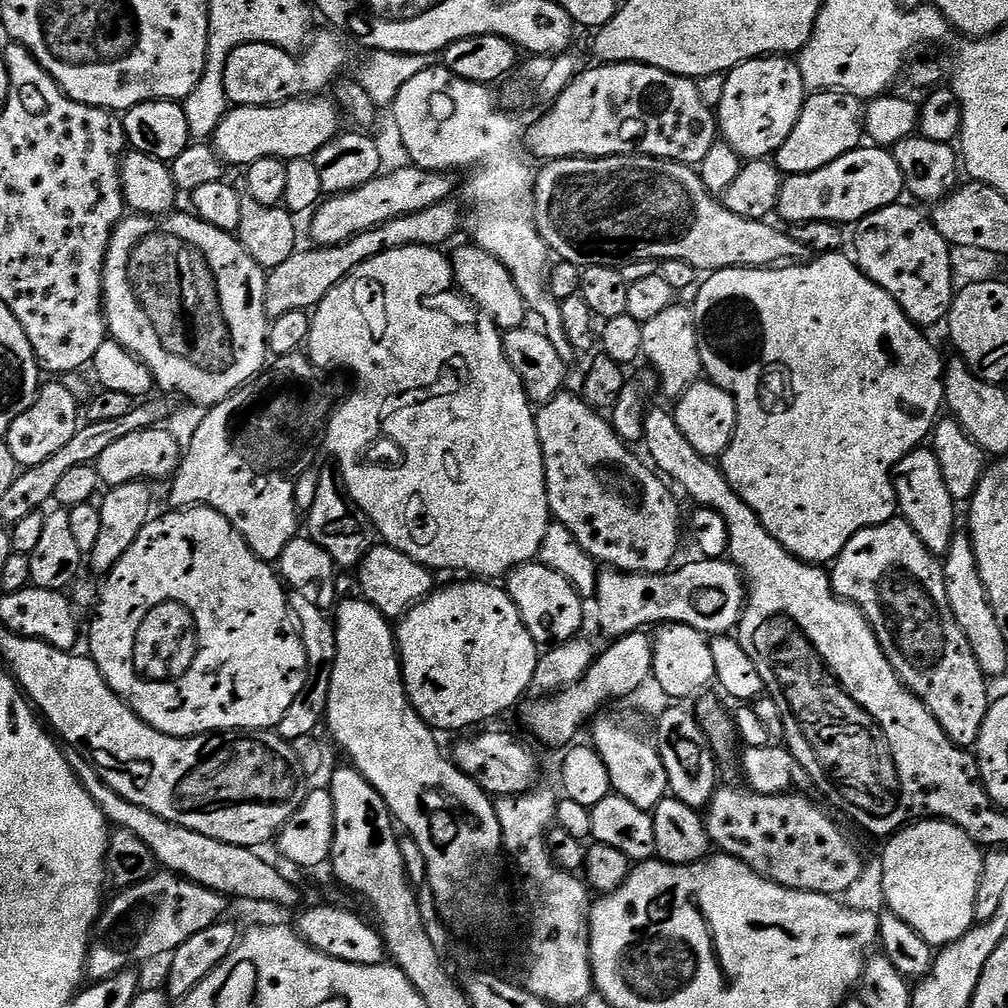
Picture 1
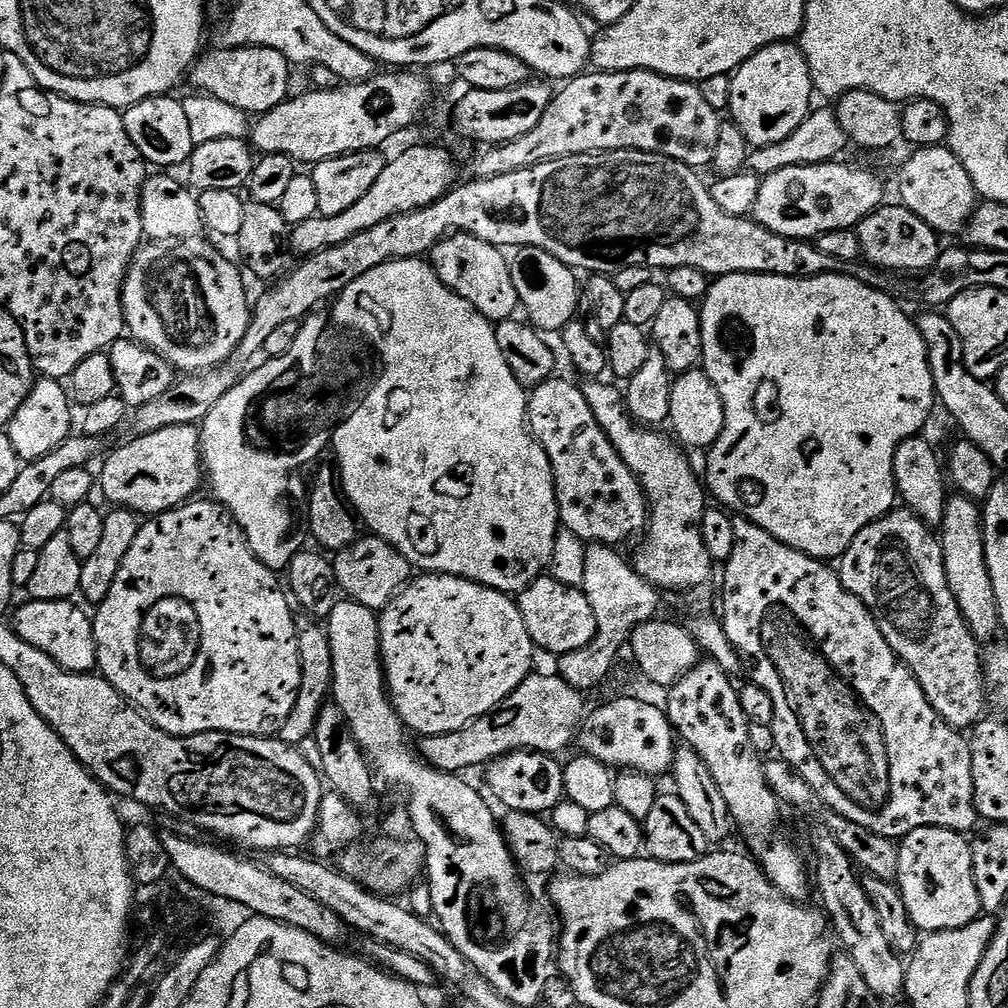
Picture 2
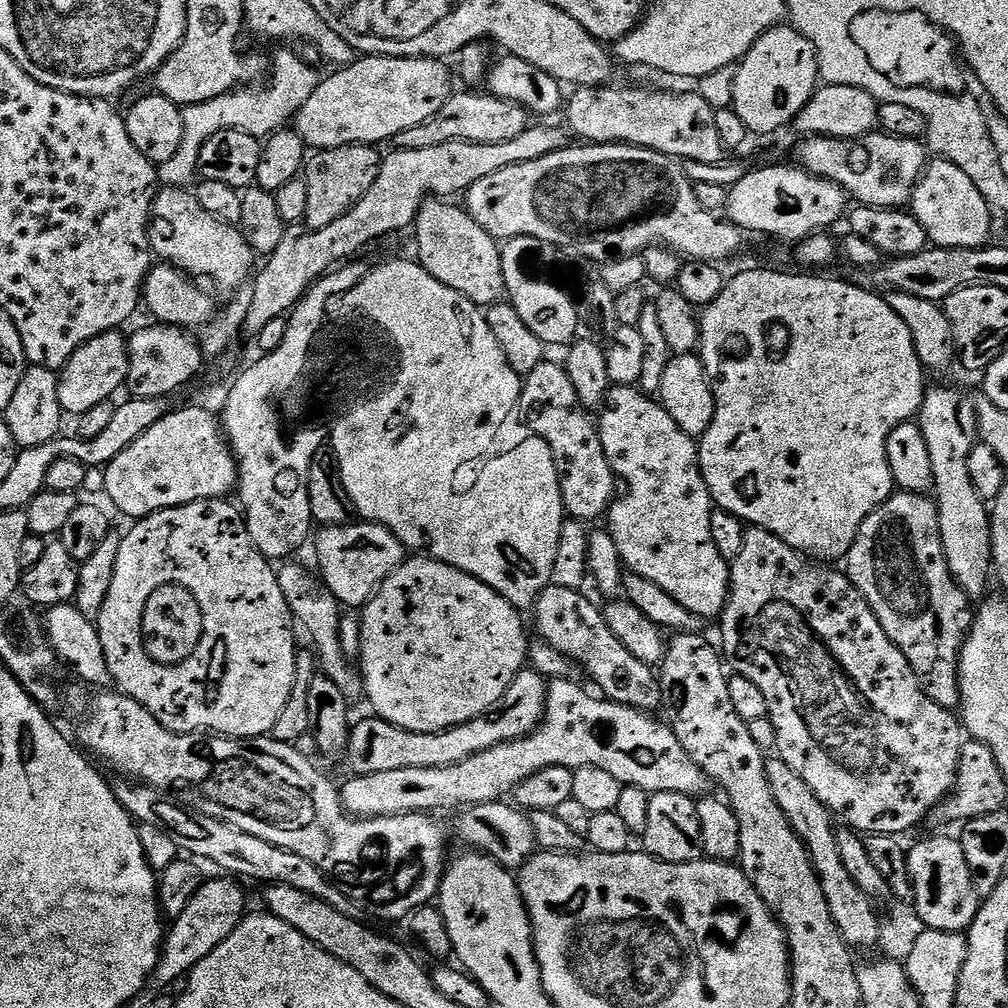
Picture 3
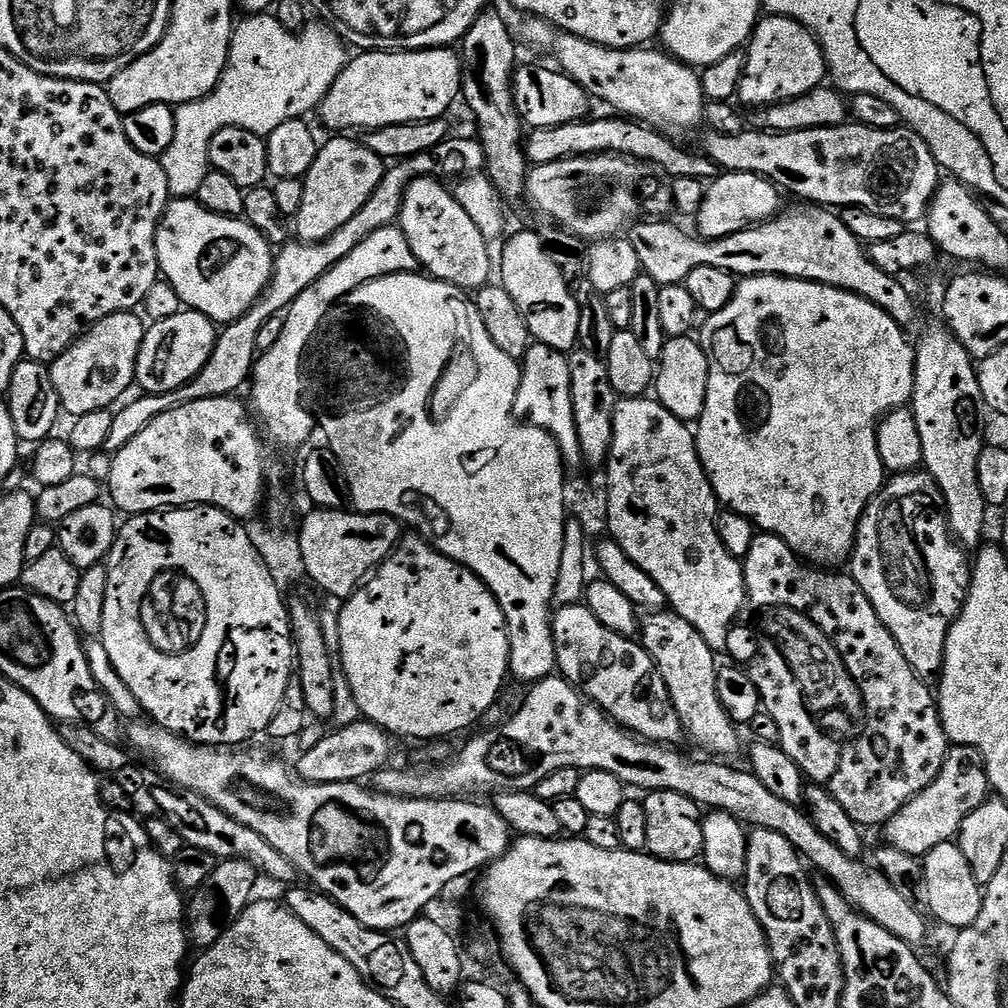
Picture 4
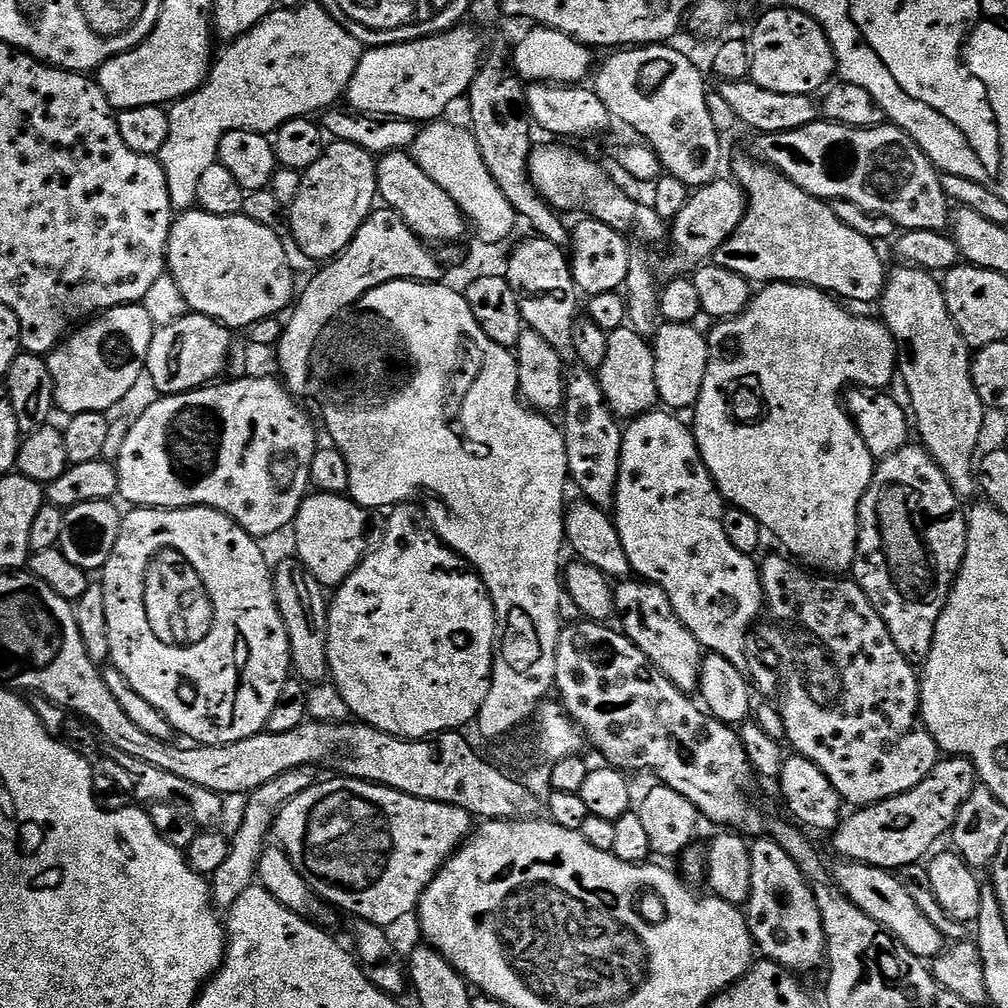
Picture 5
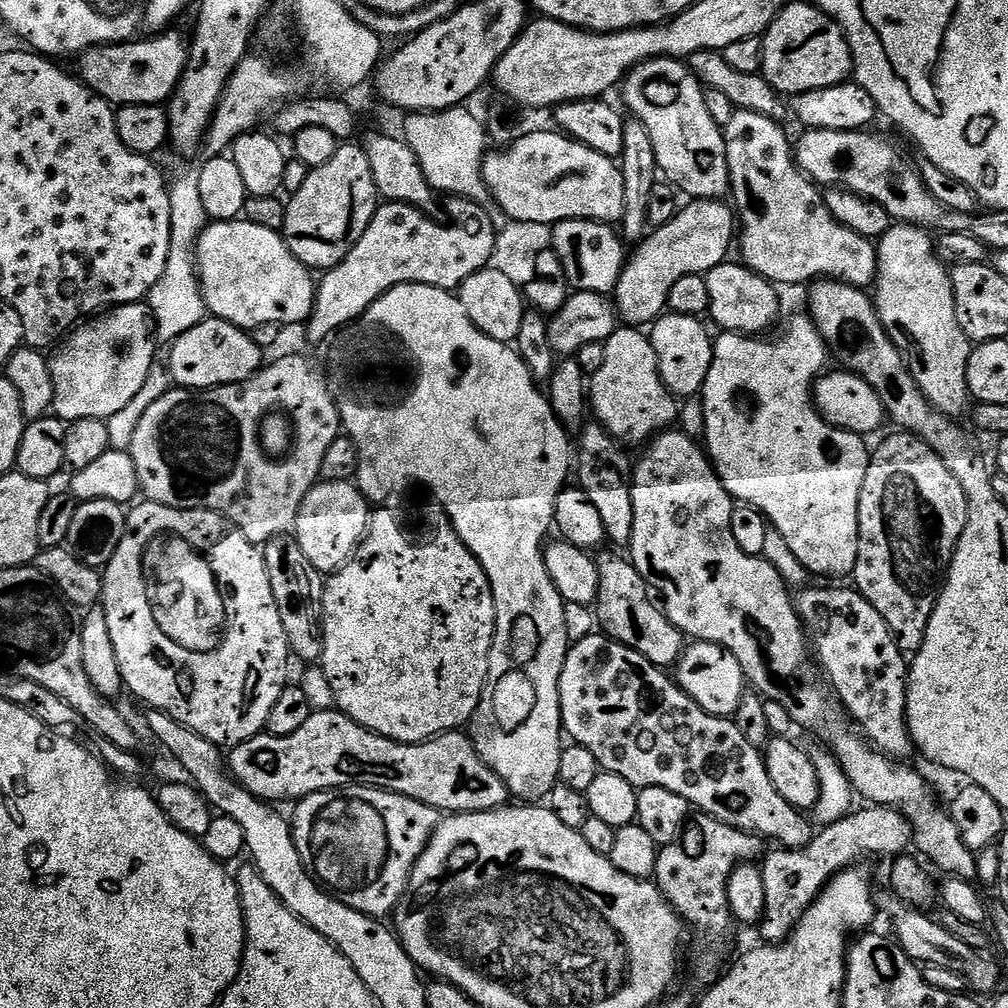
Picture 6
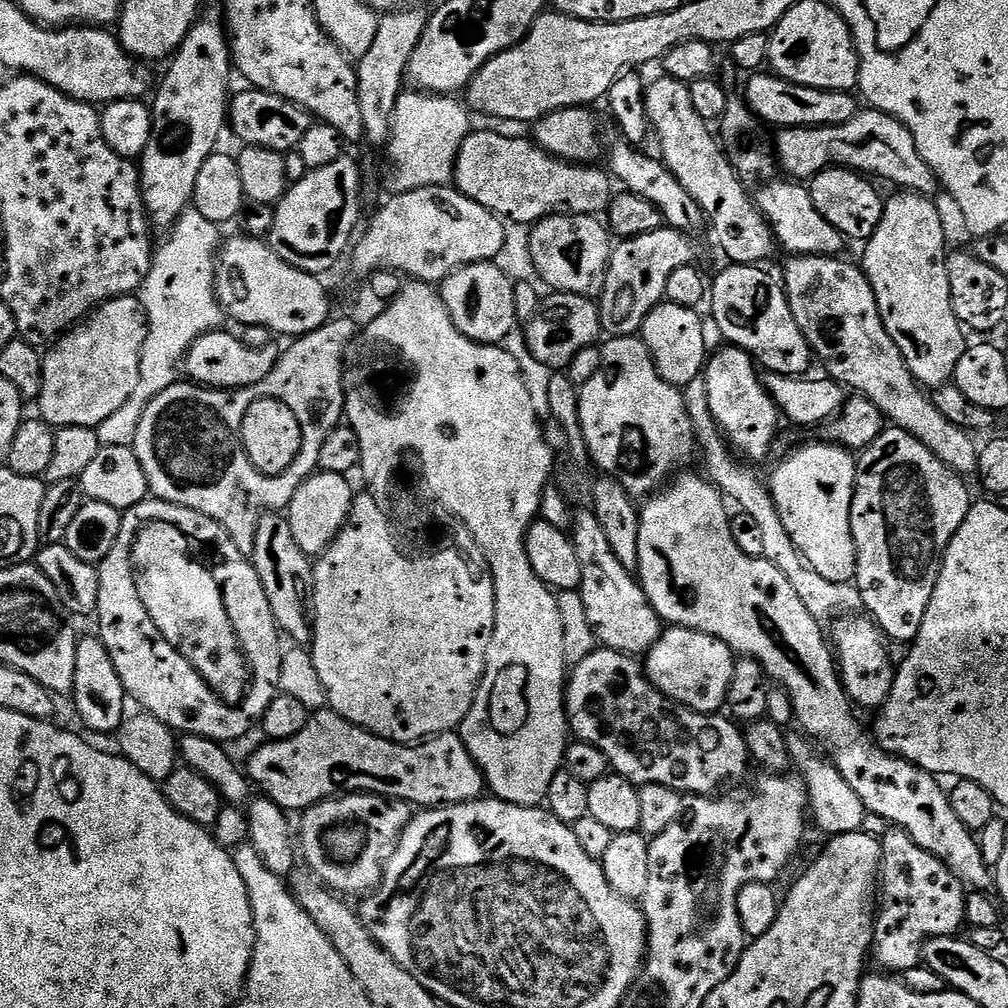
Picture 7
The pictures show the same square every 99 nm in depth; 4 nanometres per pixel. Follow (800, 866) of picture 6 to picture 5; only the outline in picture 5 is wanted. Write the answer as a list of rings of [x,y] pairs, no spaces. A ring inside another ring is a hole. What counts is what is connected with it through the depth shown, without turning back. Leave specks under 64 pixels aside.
[[[967,756],[942,758],[914,790],[868,808],[856,808],[853,816],[845,815],[834,833],[836,848],[845,861],[869,864],[871,868],[899,870],[919,864],[943,836],[945,839],[951,833],[958,810],[962,810],[962,802],[970,798],[977,786],[976,767]],[[760,838],[751,845],[752,873],[746,905],[752,943],[765,961],[778,964],[793,974],[816,972],[825,967],[824,927],[812,889],[786,850],[771,838]]]

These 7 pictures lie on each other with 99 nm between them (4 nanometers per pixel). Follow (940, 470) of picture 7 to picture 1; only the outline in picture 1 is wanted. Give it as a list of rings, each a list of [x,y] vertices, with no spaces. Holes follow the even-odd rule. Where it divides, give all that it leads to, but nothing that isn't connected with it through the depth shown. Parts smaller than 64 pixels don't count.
[[[893,518],[854,534],[854,538],[846,542],[840,557],[831,565],[830,575],[836,595],[864,611],[864,617],[870,622],[900,681],[928,707],[930,714],[934,714],[942,730],[956,745],[971,749],[988,713],[989,681],[974,658],[974,650],[970,650],[970,642],[966,642],[966,634],[962,634],[956,624],[950,602],[946,602],[943,563],[930,550],[926,550],[922,538],[918,538],[910,525],[902,518]]]

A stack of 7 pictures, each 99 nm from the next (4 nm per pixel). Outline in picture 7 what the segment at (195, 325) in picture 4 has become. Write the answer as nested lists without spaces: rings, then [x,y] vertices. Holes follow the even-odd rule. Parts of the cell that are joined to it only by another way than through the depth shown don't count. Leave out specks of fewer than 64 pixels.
[[[224,331],[205,332],[192,343],[182,365],[183,371],[188,371],[187,379],[205,388],[255,388],[266,374],[270,374],[270,370],[274,370],[281,349],[273,343],[262,350],[250,350],[239,335],[231,336]]]

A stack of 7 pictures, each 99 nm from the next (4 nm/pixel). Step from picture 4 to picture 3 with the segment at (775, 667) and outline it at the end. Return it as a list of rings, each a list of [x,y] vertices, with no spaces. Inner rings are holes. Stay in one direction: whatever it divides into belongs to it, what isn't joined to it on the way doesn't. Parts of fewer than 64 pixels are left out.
[[[749,527],[744,533],[742,554],[738,554],[738,558],[731,561],[728,600],[724,603],[724,611],[718,620],[722,656],[735,675],[750,678],[750,682],[754,682],[754,686],[762,690],[762,698],[766,698],[768,707],[767,717],[776,731],[775,751],[779,759],[784,760],[786,766],[790,766],[790,770],[794,770],[794,774],[798,774],[802,782],[806,782],[806,786],[810,786],[810,790],[814,790],[816,797],[831,810],[833,817],[841,821],[844,819],[849,829],[860,834],[899,837],[900,832],[908,832],[915,824],[922,823],[924,819],[927,821],[932,809],[955,788],[960,755],[966,743],[966,732],[961,721],[949,709],[938,706],[924,693],[920,679],[914,674],[910,662],[902,654],[902,650],[894,646],[886,630],[882,630],[866,598],[843,571],[835,572],[832,568],[835,567],[825,566],[801,552],[796,552],[786,546],[786,542],[766,530]]]

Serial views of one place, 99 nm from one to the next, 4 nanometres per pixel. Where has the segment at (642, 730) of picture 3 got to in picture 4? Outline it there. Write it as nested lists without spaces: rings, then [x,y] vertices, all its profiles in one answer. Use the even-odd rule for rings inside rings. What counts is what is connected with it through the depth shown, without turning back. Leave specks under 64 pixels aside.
[[[559,674],[548,676],[545,680],[537,680],[529,688],[532,689],[529,690],[524,705],[505,724],[474,737],[445,768],[428,768],[425,772],[415,772],[412,768],[385,766],[371,777],[371,787],[382,794],[397,796],[403,800],[446,800],[471,797],[472,788],[481,788],[484,792],[492,792],[491,794],[530,792],[536,789],[542,778],[546,778],[546,774],[554,774],[554,770],[563,768],[614,774],[614,778],[621,780],[629,789],[644,788],[645,793],[677,792],[693,800],[701,809],[725,812],[753,829],[765,828],[782,834],[789,849],[799,853],[807,863],[809,860],[820,871],[821,877],[831,880],[848,899],[848,903],[867,920],[873,920],[878,926],[890,930],[890,934],[906,941],[907,944],[919,946],[923,942],[924,920],[916,913],[915,906],[908,901],[909,897],[905,893],[894,890],[894,886],[890,886],[887,878],[875,867],[863,868],[859,859],[842,854],[842,850],[838,850],[838,846],[834,846],[834,842],[830,842],[830,838],[823,836],[818,826],[814,826],[807,811],[801,810],[797,805],[782,802],[782,798],[775,796],[771,790],[766,790],[766,786],[762,786],[762,782],[758,782],[758,778],[750,770],[744,769],[743,772],[740,768],[731,768],[728,765],[731,763],[728,762],[699,764],[696,760],[687,760],[686,757],[679,756],[671,747],[653,744],[621,728]]]

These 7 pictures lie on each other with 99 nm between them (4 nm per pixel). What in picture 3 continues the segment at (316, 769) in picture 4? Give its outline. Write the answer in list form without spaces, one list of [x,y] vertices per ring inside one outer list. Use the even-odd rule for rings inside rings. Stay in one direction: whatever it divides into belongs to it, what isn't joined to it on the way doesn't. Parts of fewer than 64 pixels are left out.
[[[525,670],[516,675],[506,694],[502,694],[490,710],[478,714],[478,718],[470,718],[470,722],[462,722],[441,732],[411,732],[379,718],[355,721],[342,760],[348,763],[352,776],[382,774],[382,770],[430,770],[454,766],[458,762],[466,762],[466,758],[474,758],[474,754],[482,754],[499,744],[528,736],[544,718],[547,697],[545,677]]]

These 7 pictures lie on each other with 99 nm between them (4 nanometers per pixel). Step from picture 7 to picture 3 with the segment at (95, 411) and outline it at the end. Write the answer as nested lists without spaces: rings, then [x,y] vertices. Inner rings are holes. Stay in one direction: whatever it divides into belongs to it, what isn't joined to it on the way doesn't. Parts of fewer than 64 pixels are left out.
[[[123,331],[103,332],[98,338],[94,338],[90,342],[86,342],[81,348],[73,354],[67,364],[64,365],[59,373],[58,379],[58,398],[60,399],[60,407],[65,413],[73,412],[73,417],[78,418],[86,410],[98,406],[98,402],[106,402],[115,397],[115,392],[119,388],[125,387],[128,379],[128,340]]]

